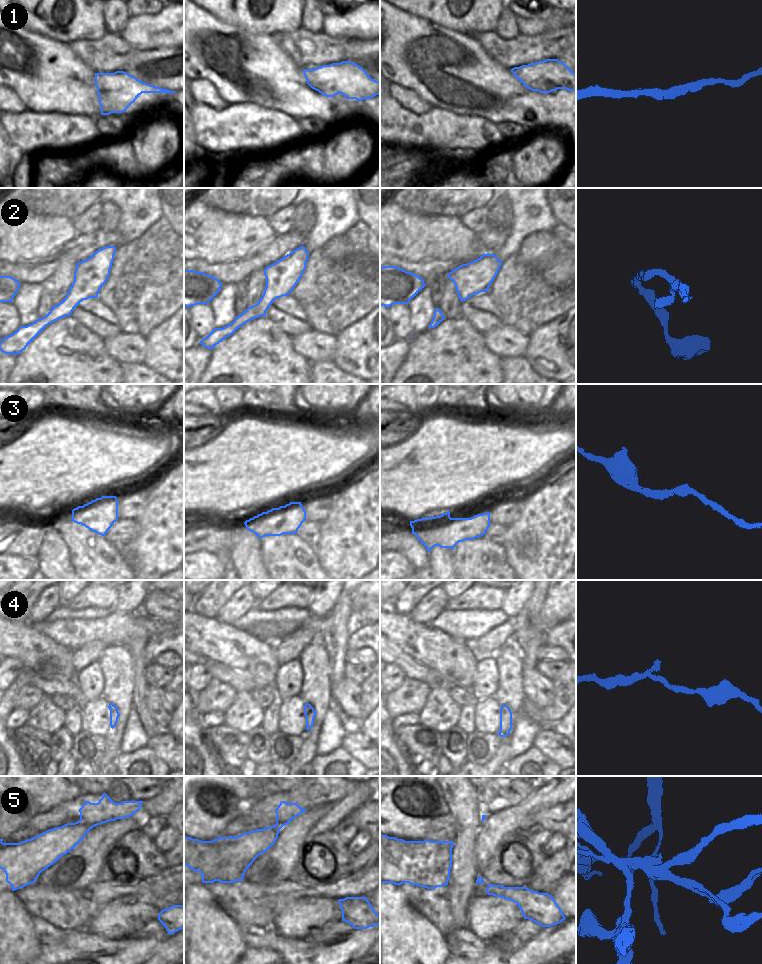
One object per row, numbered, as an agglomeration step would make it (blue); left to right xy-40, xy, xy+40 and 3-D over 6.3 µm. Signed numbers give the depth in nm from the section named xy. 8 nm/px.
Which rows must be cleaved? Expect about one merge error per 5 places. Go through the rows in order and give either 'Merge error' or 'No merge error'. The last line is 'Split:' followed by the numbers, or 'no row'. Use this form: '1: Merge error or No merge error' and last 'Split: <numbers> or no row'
1: No merge error
2: No merge error
3: No merge error
4: No merge error
5: Merge error
Split: 5.

